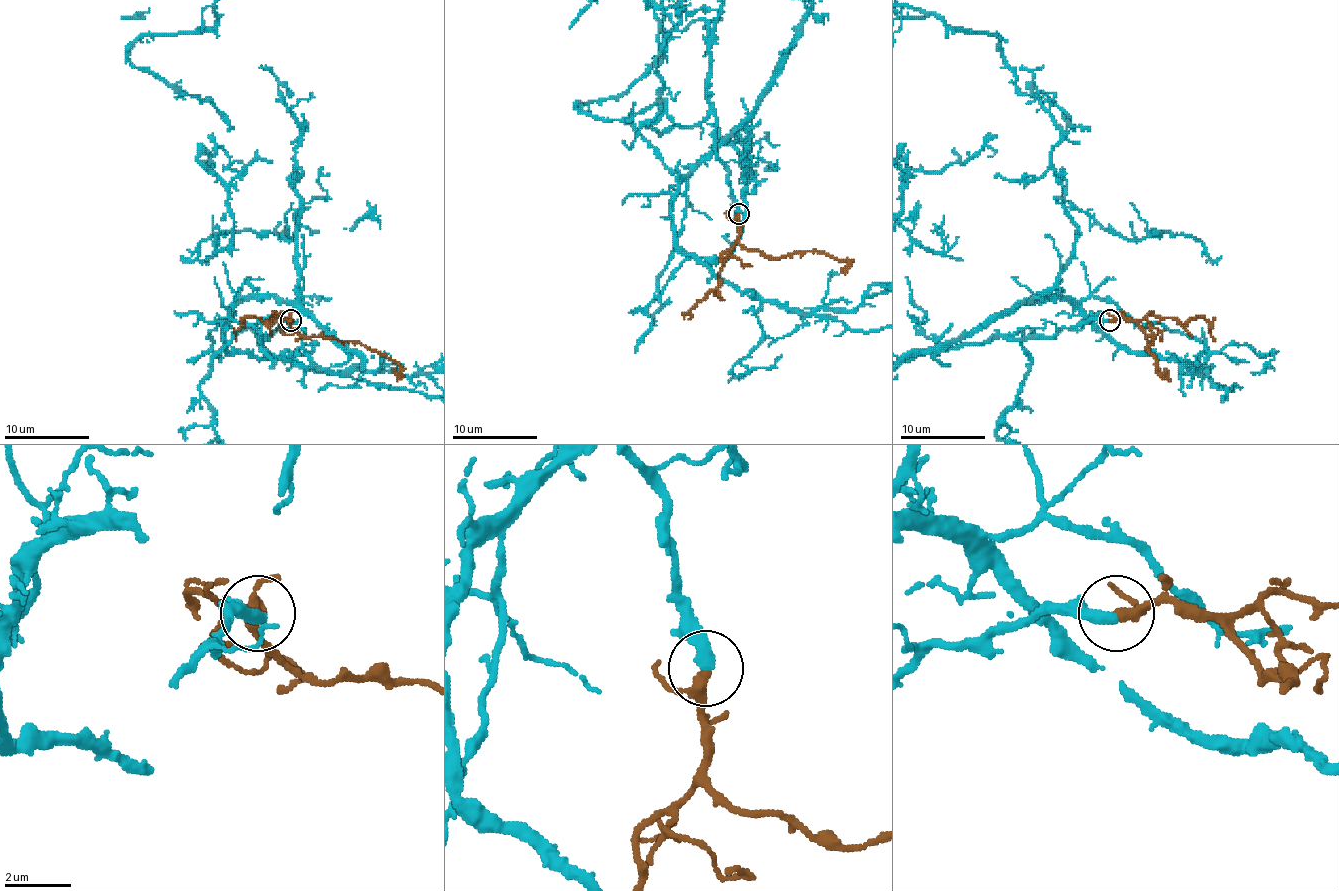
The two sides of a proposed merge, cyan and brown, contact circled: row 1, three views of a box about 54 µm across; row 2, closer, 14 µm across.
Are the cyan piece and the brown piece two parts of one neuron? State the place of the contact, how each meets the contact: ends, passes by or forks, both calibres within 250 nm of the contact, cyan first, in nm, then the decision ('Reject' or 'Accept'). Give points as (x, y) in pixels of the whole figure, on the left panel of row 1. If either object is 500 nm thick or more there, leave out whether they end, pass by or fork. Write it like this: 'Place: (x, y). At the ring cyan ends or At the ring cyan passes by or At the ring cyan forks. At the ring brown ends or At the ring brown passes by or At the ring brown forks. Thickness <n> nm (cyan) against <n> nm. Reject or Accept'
Place: (290, 320). At the ring cyan ends. At the ring brown passes by. Thickness 440 nm (cyan) against 240 nm. Accept

